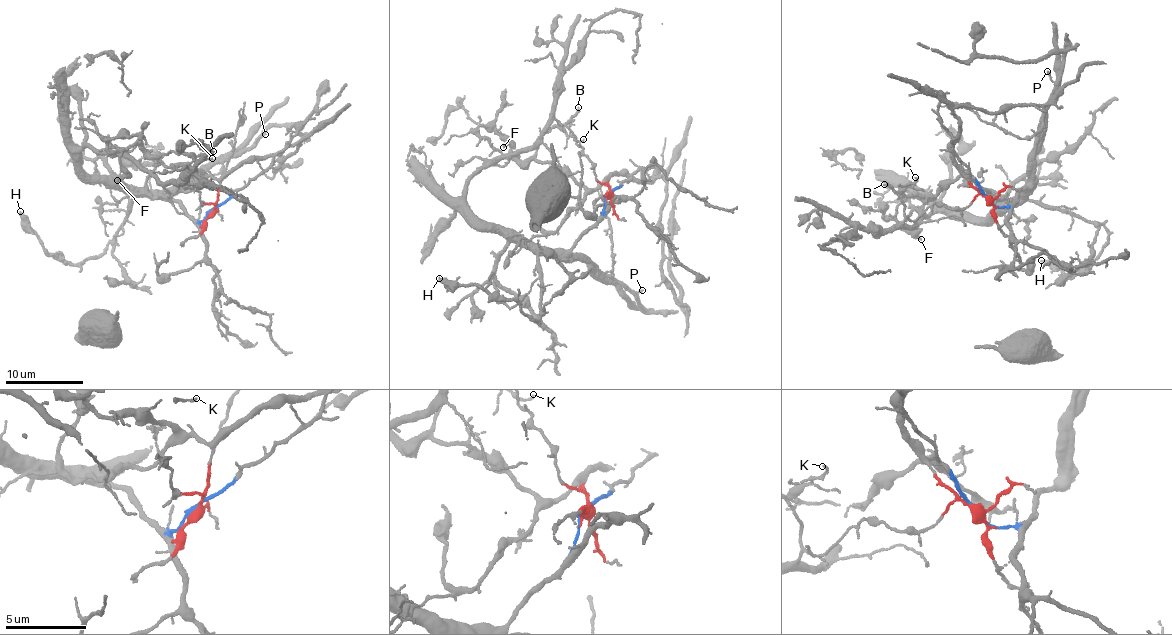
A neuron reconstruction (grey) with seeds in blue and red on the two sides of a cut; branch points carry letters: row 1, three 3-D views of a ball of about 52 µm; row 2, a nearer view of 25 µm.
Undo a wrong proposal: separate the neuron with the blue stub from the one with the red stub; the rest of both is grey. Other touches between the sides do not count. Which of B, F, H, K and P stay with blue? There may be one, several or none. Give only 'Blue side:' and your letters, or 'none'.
Blue side: B, H, P

